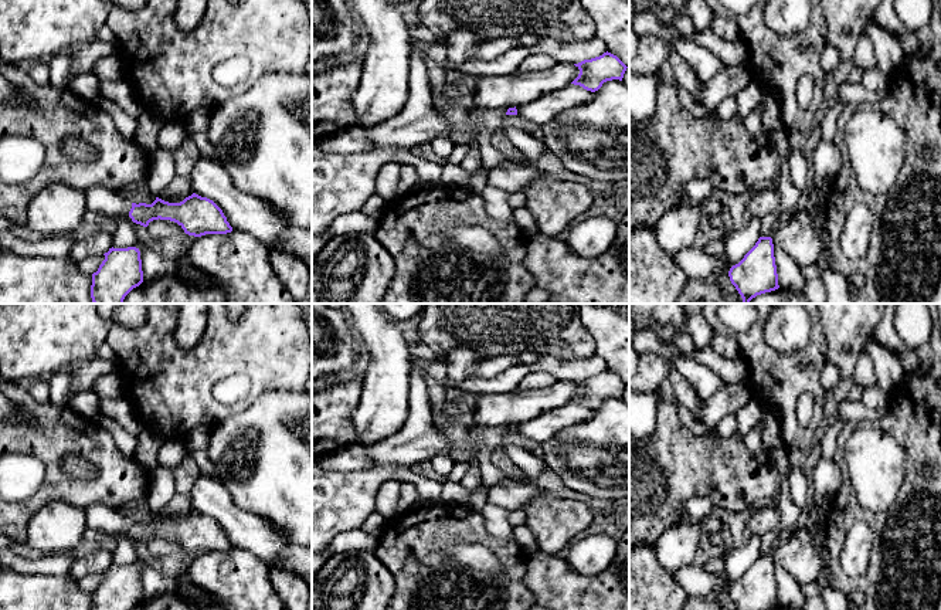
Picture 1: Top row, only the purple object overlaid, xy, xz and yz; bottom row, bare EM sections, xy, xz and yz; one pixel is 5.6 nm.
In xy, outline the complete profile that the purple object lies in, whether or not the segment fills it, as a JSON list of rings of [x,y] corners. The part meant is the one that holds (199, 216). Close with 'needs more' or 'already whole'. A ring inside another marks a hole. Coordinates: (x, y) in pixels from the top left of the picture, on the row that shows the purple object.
[[[103,186],[85,190],[86,209],[101,214],[129,216],[133,223],[147,227],[153,220],[177,223],[186,234],[201,237],[205,234],[227,234],[232,227],[222,210],[210,199],[196,193],[180,203],[169,203],[159,197],[152,204],[132,203],[125,192],[115,192]]] | needs more

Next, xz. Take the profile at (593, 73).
[[[608,51],[574,65],[580,70],[580,74],[571,84],[580,85],[591,92],[598,91],[607,81],[622,81],[628,68],[616,55]]] | already whole

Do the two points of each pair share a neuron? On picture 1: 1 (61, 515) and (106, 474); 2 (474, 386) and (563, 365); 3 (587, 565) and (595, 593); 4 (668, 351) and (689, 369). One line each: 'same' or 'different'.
1: different
2: same
3: different
4: different

